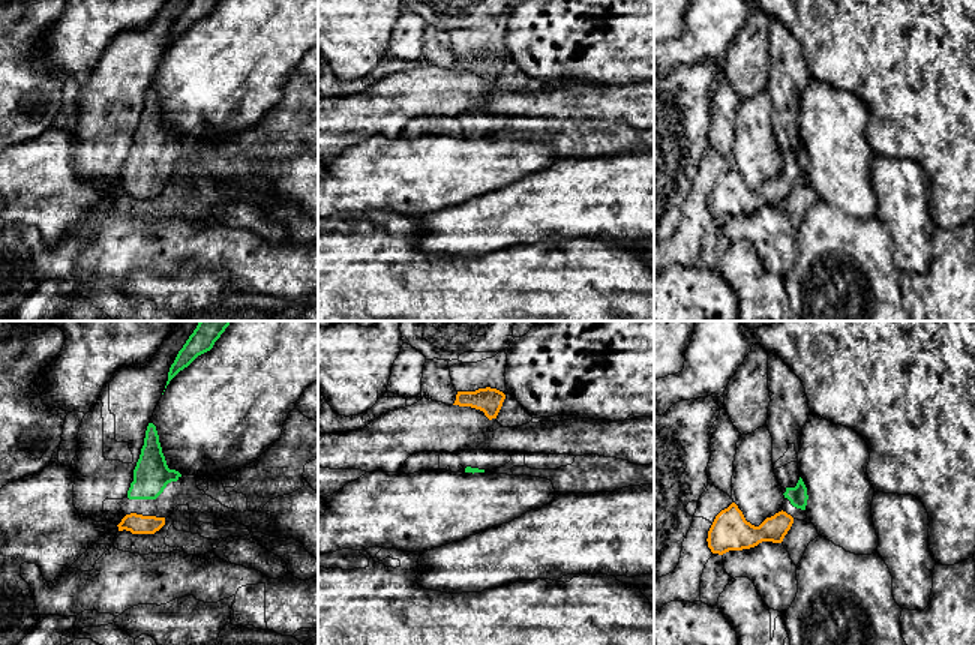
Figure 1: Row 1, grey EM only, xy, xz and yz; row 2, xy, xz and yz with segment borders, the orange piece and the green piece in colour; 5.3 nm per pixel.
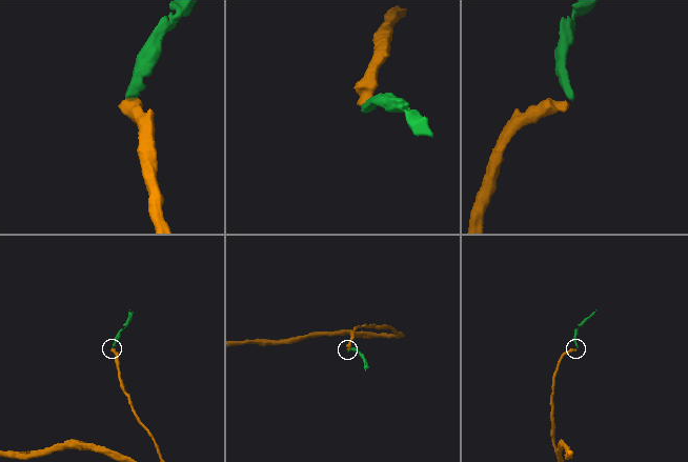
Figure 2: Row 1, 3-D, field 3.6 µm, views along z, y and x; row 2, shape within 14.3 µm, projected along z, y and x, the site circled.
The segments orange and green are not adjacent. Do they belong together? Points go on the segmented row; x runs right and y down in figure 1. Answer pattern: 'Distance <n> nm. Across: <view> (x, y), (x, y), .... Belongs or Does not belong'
Distance 50 nm. Across: yz (789, 515), (794, 506). Belongs

